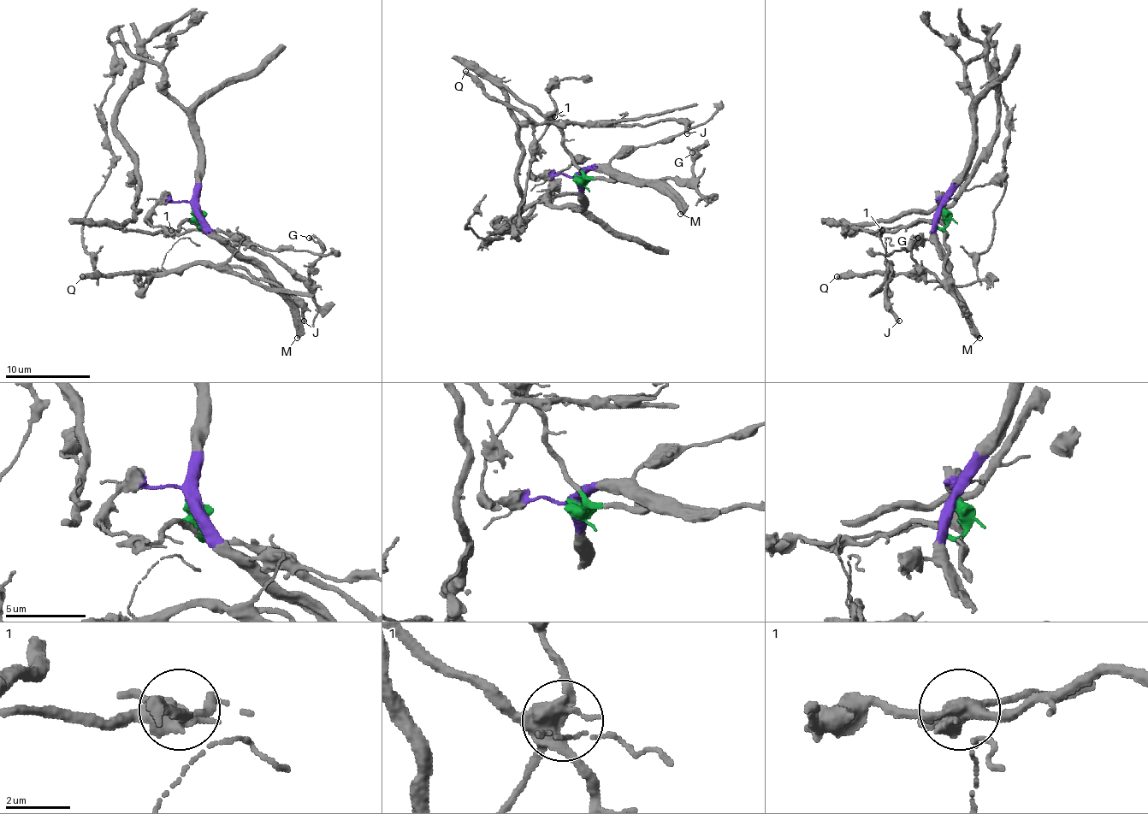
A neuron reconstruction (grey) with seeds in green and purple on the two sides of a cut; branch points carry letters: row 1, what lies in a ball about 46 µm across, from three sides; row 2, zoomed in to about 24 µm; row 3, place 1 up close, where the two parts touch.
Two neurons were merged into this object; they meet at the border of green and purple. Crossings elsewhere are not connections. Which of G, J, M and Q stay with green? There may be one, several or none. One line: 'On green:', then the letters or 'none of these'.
On green: G, J, Q

